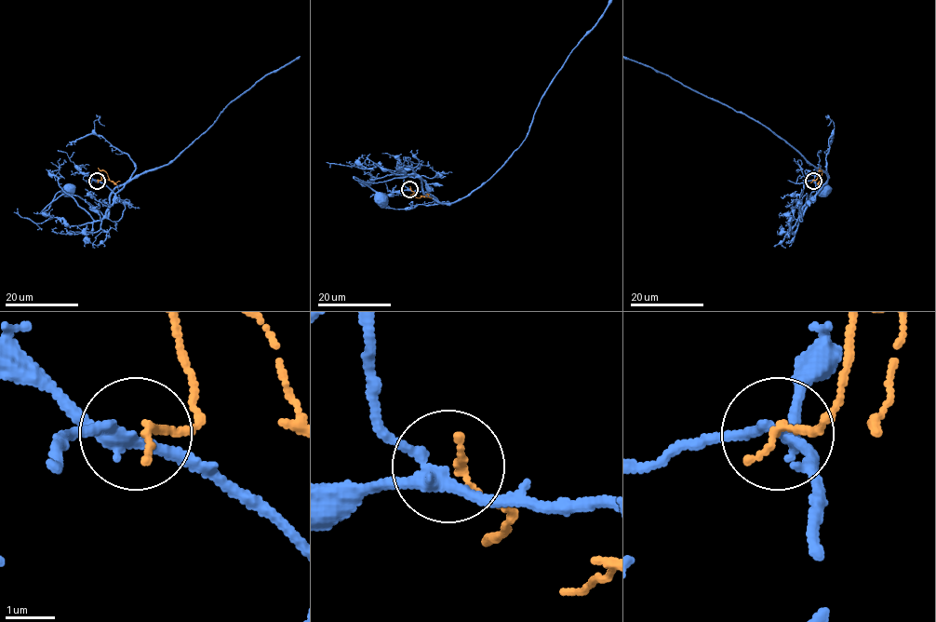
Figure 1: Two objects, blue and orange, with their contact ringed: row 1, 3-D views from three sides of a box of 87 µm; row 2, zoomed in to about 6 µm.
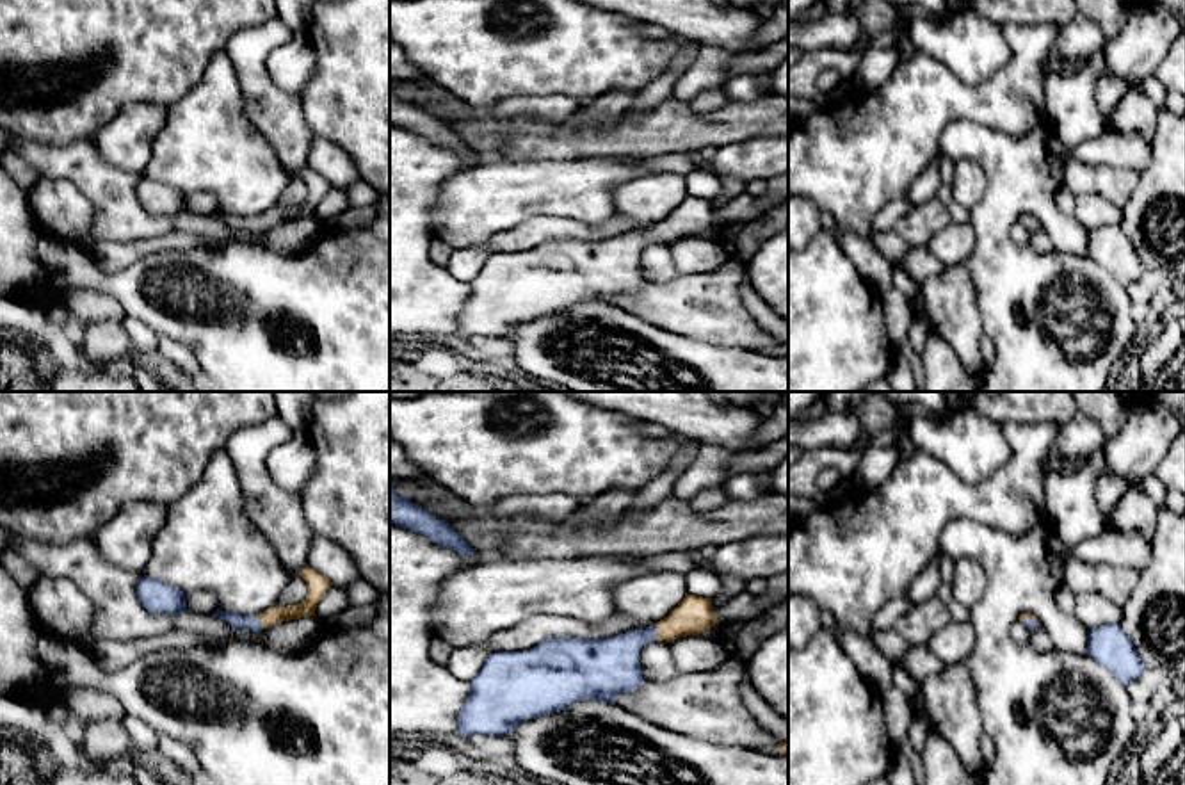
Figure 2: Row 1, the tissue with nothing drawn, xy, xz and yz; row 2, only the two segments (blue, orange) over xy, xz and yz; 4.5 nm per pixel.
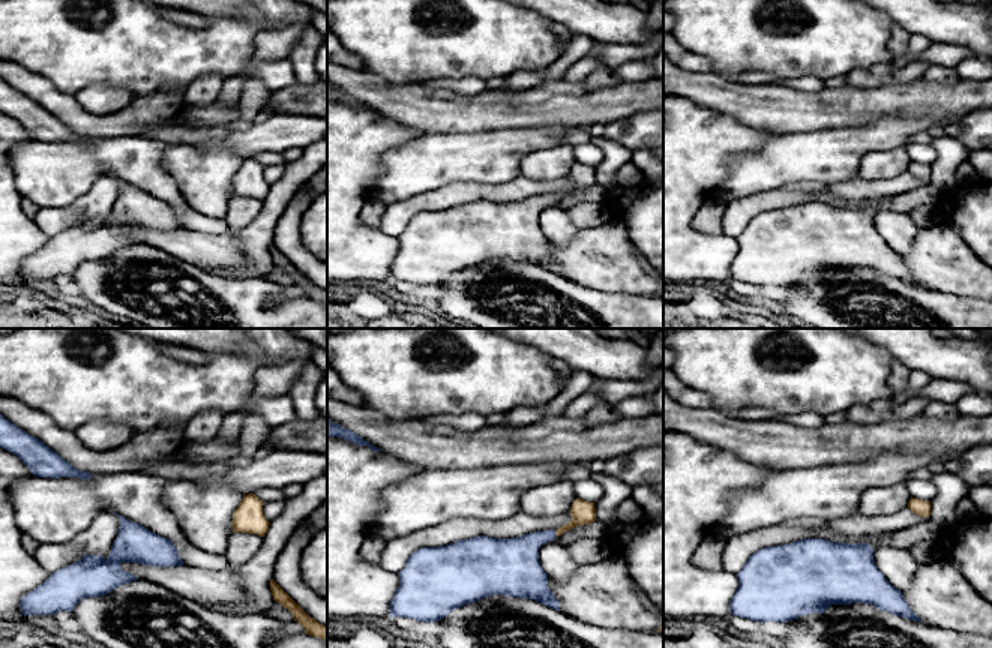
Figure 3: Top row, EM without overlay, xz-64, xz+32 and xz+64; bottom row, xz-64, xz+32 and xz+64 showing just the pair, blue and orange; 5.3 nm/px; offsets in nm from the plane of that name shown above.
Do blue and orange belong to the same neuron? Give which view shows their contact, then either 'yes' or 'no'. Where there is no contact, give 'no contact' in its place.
contact in xy; yes

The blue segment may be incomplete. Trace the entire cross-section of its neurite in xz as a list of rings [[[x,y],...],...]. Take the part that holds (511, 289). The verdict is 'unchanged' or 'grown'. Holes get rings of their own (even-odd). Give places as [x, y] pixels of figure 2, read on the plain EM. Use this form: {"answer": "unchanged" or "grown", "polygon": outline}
{"answer": "grown", "polygon": [[[687,196],[667,219],[646,231],[630,231],[610,240],[553,239],[523,253],[495,253],[470,283],[472,290],[457,315],[455,331],[466,338],[473,335],[505,338],[528,320],[566,312],[578,303],[614,306],[619,294],[635,294],[646,281],[639,263],[642,247],[653,240],[671,244],[697,237],[713,226],[719,226],[719,221],[712,201]]]}

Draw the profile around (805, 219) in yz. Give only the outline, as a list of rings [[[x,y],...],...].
[[[788,196],[788,249],[804,249],[822,231],[822,210],[808,198]]]

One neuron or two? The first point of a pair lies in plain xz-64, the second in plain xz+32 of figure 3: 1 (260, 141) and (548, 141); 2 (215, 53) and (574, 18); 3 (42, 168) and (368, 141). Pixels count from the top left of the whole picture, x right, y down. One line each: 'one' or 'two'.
1: two
2: two
3: two

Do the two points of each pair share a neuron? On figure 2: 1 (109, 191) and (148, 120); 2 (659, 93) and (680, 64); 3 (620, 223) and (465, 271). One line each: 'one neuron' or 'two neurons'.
1: two neurons
2: one neuron
3: one neuron

